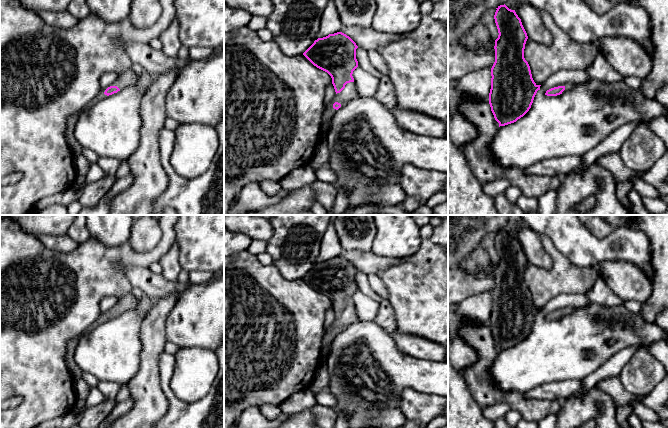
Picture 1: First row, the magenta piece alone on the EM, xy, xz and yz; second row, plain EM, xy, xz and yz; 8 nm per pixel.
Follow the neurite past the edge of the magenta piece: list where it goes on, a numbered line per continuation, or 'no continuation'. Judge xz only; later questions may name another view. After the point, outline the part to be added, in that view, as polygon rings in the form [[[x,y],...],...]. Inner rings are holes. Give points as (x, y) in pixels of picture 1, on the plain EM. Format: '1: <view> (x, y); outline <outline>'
1: xz (350, 316); outline [[[355,306],[347,307],[347,308],[345,309],[345,312],[344,312],[340,317],[337,317],[337,318],[336,318],[336,321],[335,321],[333,327],[332,327],[328,332],[324,332],[323,339],[322,339],[322,351],[321,351],[320,365],[319,365],[319,366],[325,366],[325,365],[326,365],[326,360],[327,360],[327,356],[328,356],[328,354],[327,354],[327,352],[326,352],[326,348],[327,348],[329,345],[331,345],[331,343],[332,343],[334,337],[337,335],[336,333],[333,332],[333,328],[334,328],[335,326],[338,326],[338,327],[341,328],[341,331],[343,331],[343,330],[345,330],[350,324],[355,323],[355,322],[358,322],[358,321],[359,321],[359,318],[358,318],[358,315],[357,315]],[[340,331],[340,332],[341,332],[341,331]]]

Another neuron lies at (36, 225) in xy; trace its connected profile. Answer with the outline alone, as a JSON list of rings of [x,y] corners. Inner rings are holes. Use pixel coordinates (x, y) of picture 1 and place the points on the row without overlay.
[[[0,215],[1,218],[11,219],[18,223],[28,234],[66,235],[75,215]]]

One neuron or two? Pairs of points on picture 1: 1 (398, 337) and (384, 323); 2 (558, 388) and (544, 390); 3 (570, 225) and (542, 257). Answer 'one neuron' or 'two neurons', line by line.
1: two neurons
2: one neuron
3: two neurons

